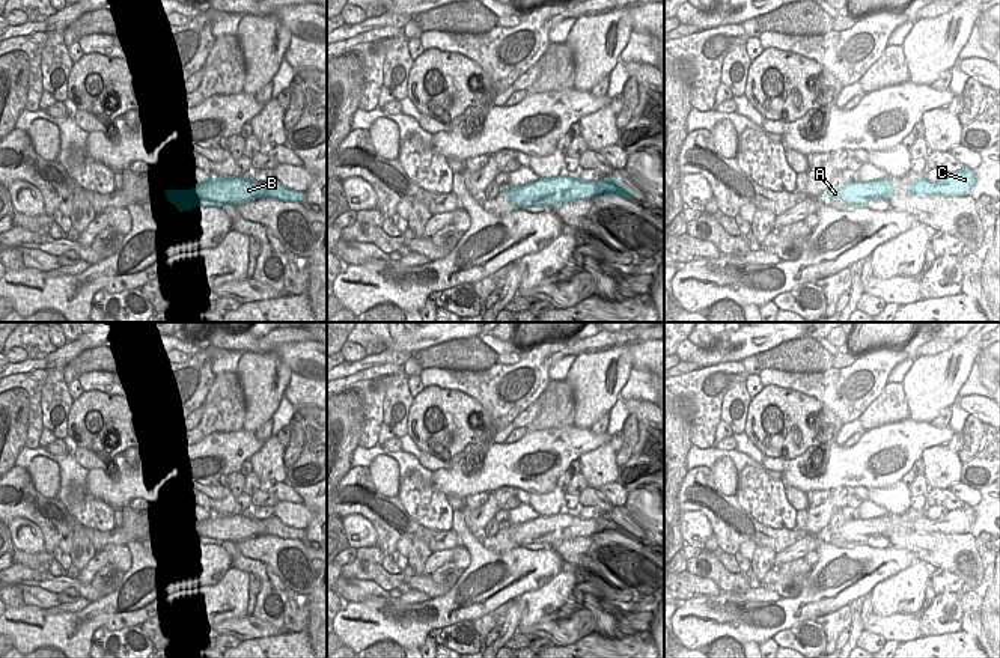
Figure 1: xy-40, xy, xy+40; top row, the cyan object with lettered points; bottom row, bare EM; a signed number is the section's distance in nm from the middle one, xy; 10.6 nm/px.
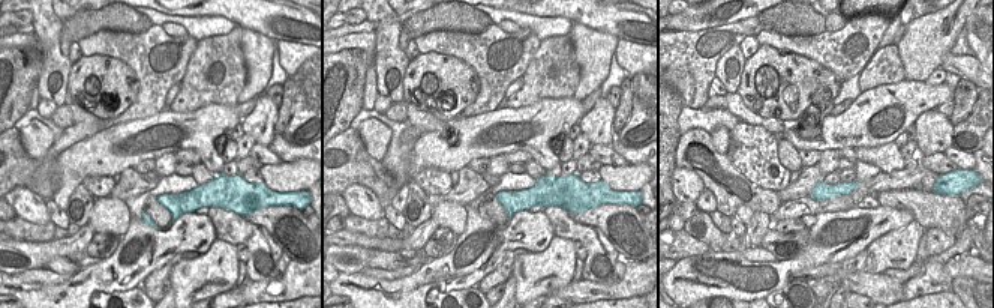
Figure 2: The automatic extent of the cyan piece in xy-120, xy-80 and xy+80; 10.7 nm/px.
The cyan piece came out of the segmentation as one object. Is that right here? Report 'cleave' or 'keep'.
cleave

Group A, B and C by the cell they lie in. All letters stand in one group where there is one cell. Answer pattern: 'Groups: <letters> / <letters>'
Groups: A C / B

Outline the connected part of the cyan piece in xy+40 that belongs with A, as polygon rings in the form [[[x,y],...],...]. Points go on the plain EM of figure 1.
[[[887,516],[870,518],[870,519],[848,519],[840,527],[825,527],[824,535],[833,535],[834,538],[843,538],[848,542],[866,544],[875,536],[887,535],[886,530],[893,527]]]

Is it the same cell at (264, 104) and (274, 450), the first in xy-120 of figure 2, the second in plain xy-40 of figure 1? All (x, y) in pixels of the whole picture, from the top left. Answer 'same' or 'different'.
same

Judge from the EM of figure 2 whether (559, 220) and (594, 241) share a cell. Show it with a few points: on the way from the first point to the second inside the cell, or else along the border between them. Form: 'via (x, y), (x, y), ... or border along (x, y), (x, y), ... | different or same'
via (568, 229), (585, 235) | same

